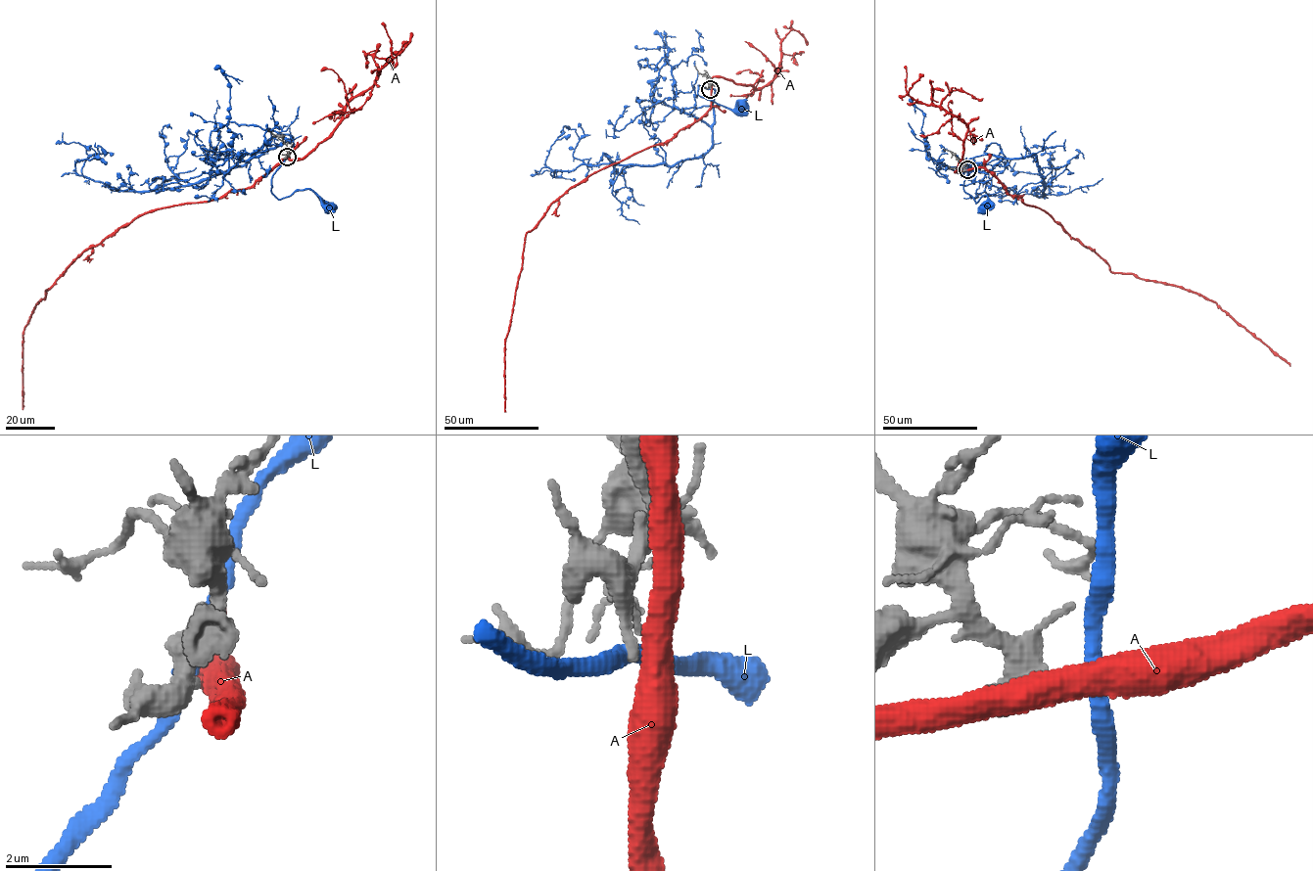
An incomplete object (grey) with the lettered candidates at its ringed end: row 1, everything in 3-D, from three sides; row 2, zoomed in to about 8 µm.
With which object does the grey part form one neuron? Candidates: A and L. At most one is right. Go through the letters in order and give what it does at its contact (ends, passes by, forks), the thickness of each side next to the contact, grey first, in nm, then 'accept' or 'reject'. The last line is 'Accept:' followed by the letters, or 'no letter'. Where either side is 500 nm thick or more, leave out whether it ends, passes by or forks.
A: 220/500 nm | reject
L: it passes by | 280/320 nm | reject
Accept: no letter

